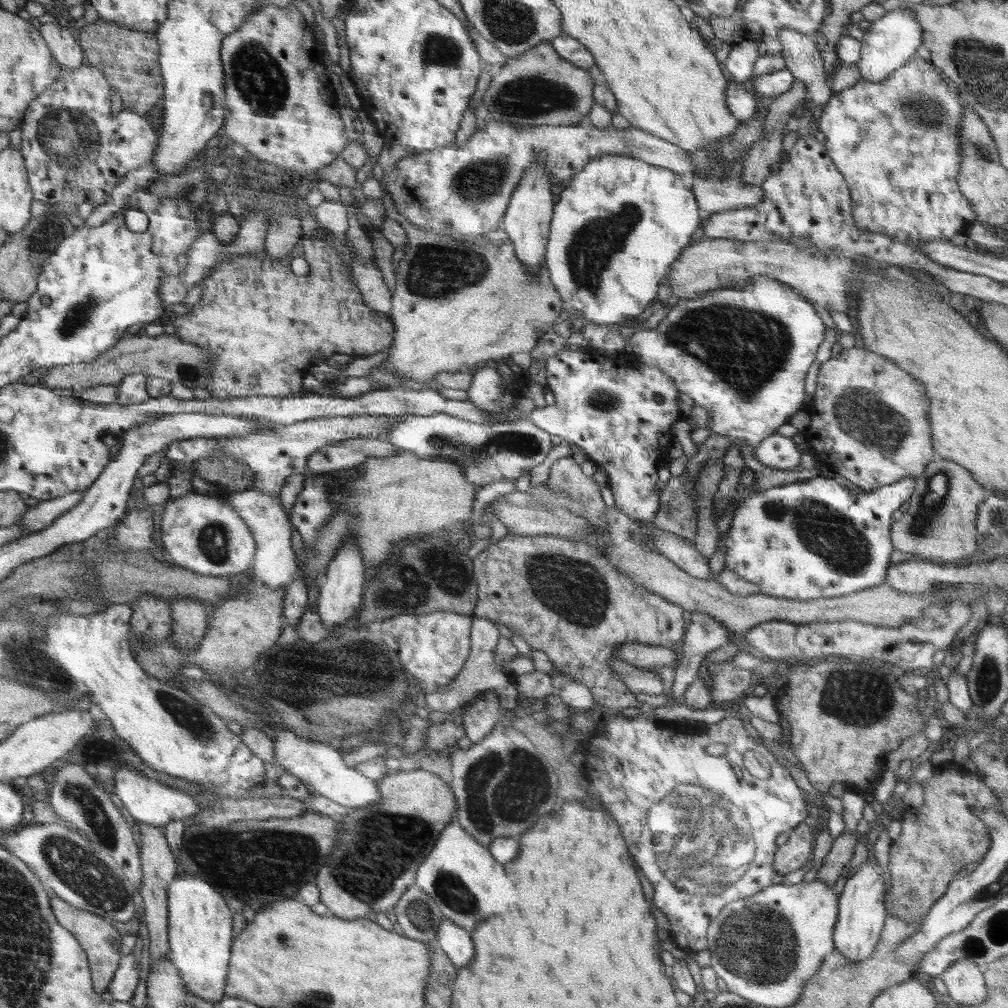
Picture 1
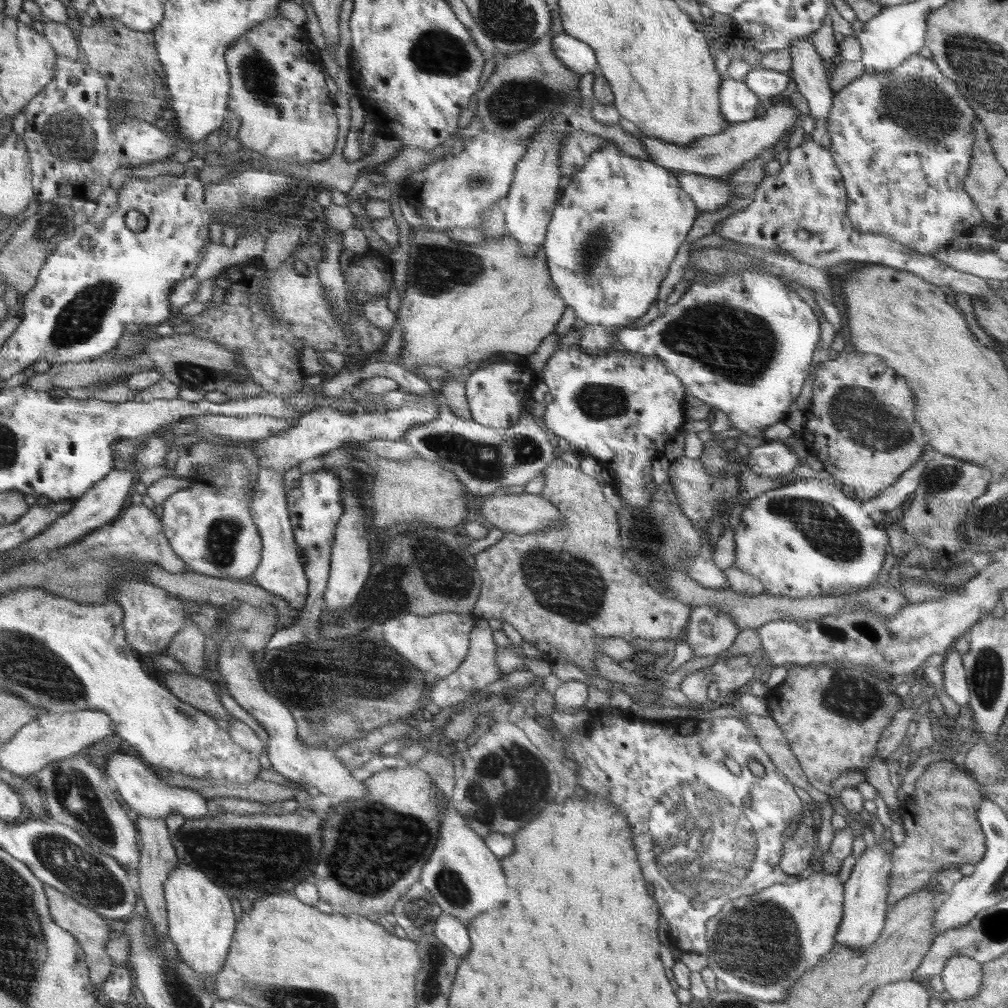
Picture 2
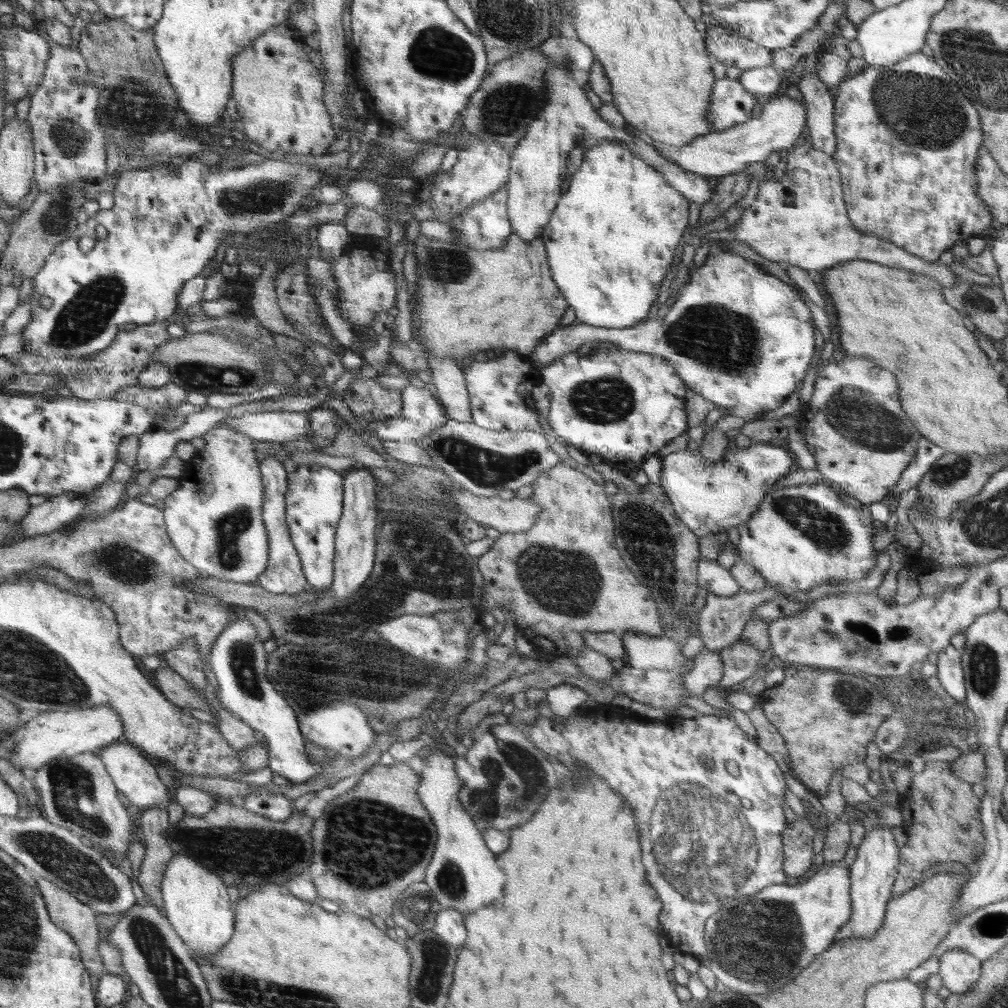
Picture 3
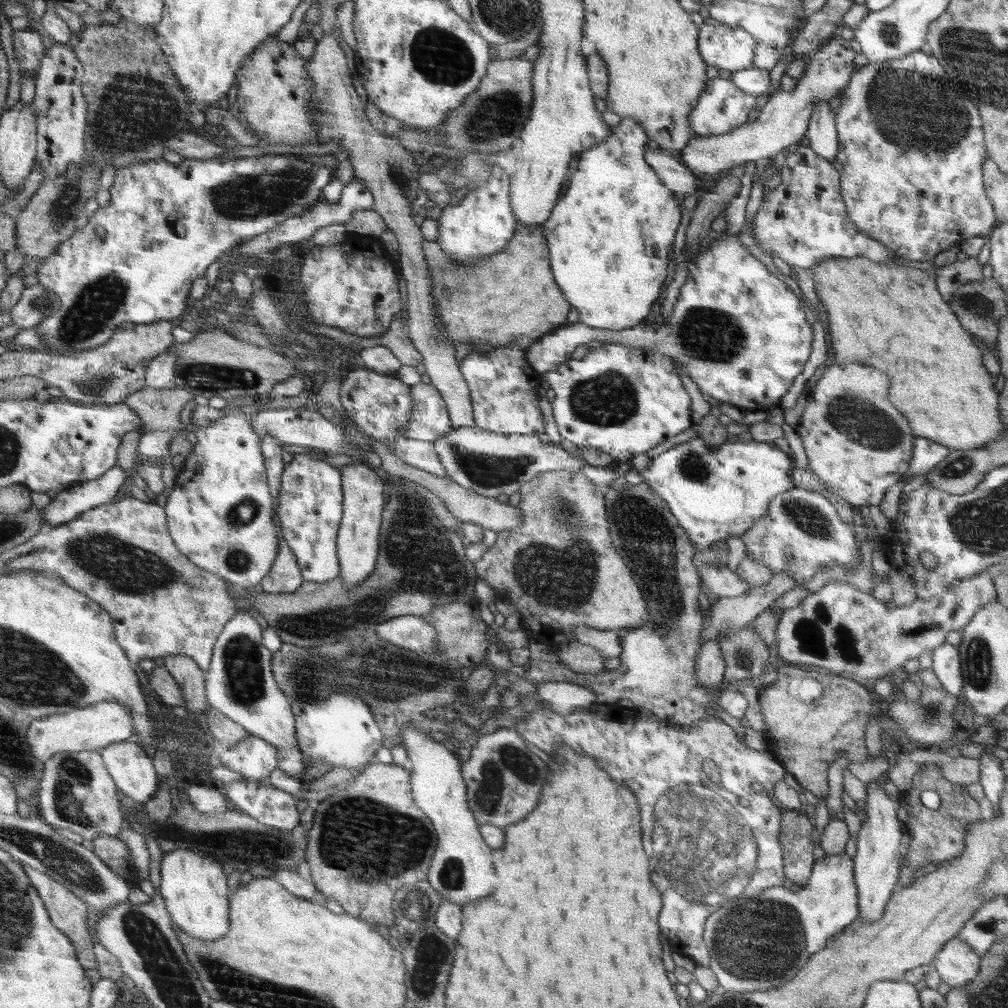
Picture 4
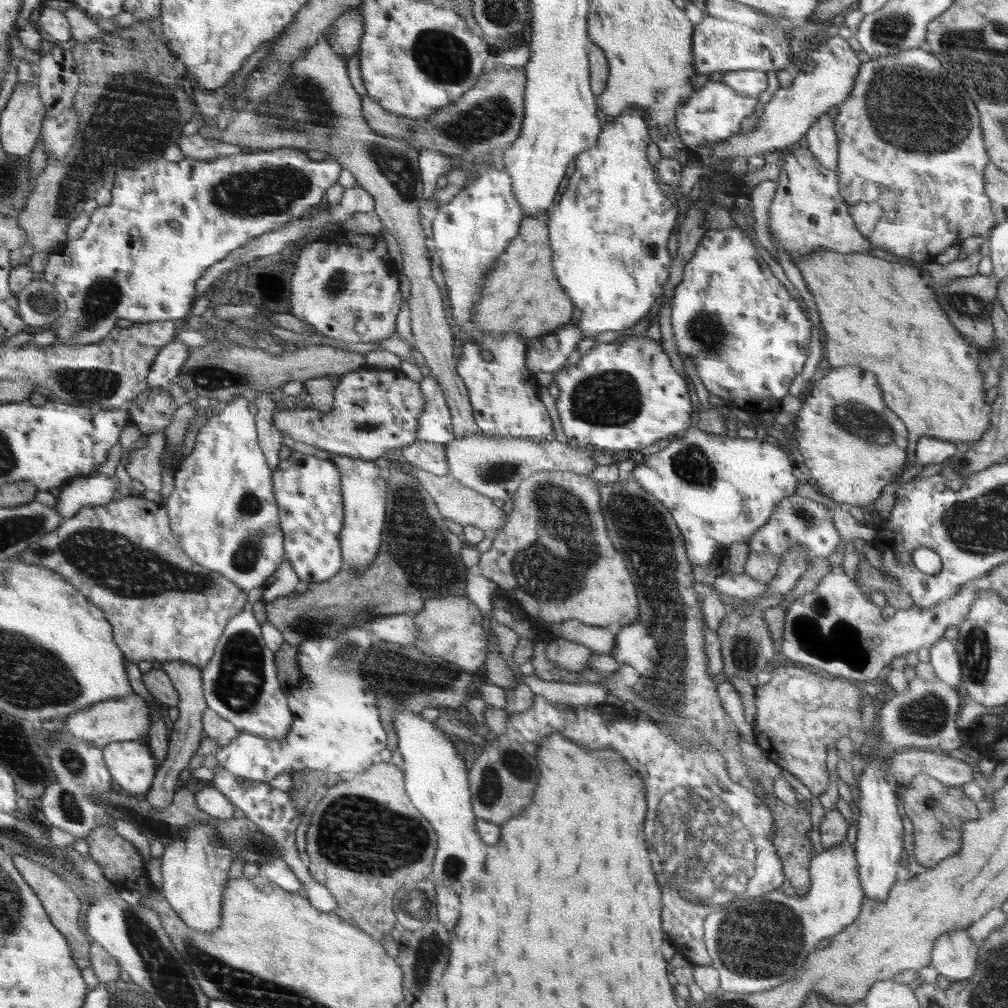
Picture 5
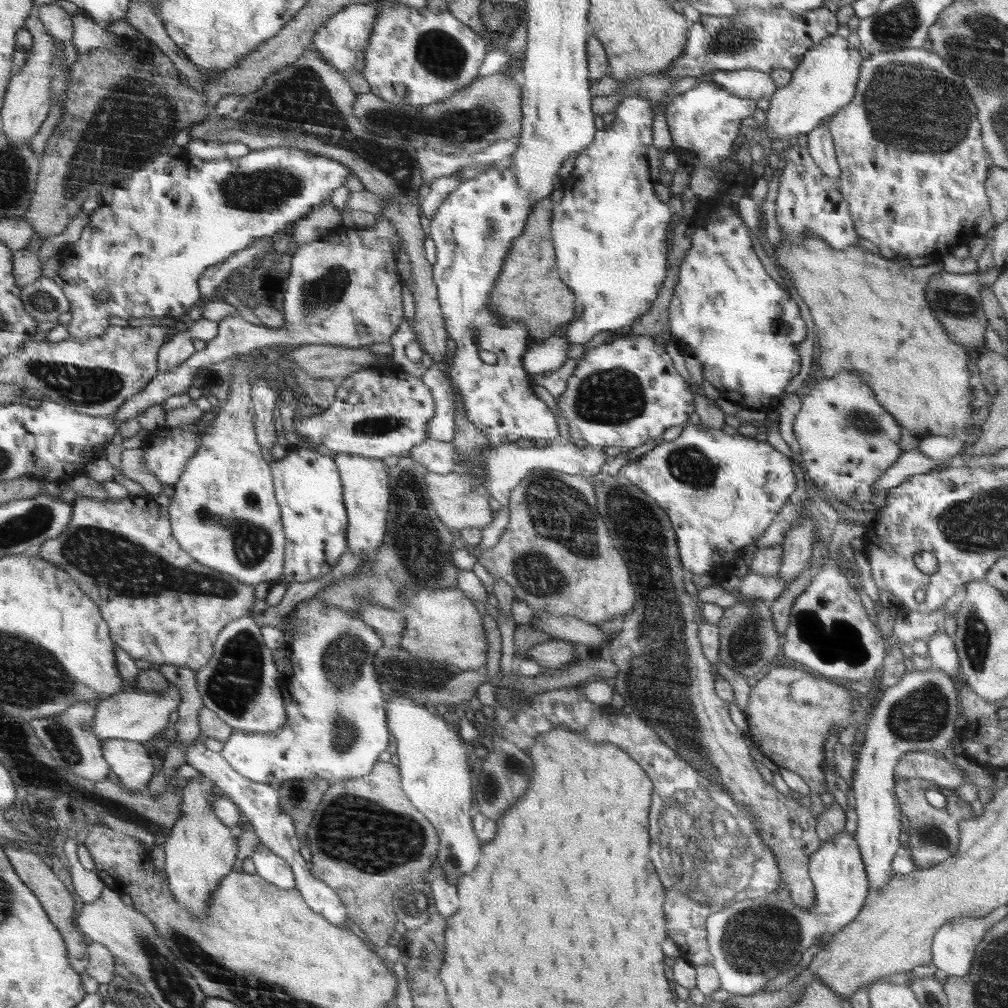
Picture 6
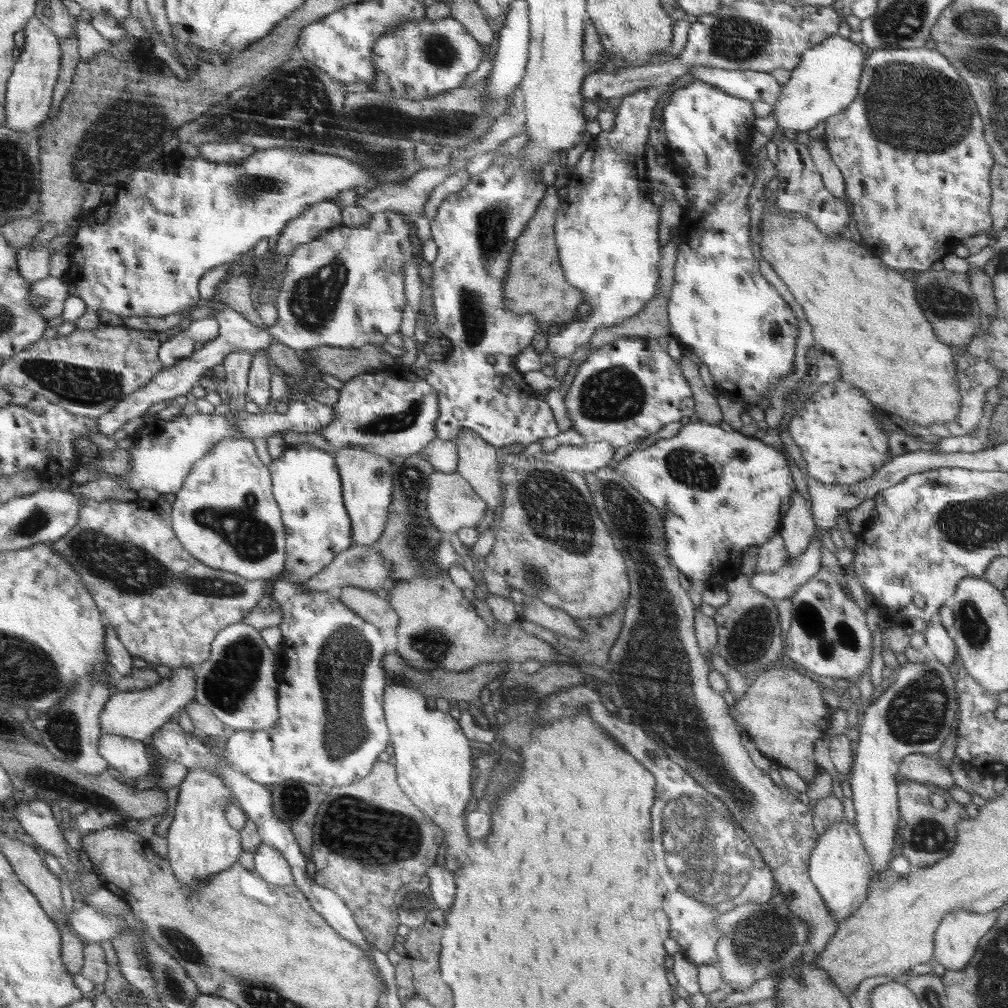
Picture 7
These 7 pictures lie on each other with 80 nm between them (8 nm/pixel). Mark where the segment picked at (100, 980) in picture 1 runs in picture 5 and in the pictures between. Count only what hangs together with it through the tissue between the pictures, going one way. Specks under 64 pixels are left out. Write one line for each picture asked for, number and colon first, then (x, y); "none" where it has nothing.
2: (86, 927)
3: (67, 912)
4: (68, 912)
5: (63, 905)

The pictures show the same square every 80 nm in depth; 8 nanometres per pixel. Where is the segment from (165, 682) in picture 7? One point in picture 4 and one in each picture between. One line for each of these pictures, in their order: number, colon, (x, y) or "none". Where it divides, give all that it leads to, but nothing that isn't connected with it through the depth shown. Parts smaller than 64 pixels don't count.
4: (97, 726)
5: (122, 719)
6: (136, 715)

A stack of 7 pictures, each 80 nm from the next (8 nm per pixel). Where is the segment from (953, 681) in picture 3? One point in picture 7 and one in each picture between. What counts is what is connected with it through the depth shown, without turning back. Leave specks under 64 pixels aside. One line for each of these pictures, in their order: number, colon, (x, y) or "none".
4: (946, 663)
5: (944, 658)
6: (942, 652)
7: (939, 640)

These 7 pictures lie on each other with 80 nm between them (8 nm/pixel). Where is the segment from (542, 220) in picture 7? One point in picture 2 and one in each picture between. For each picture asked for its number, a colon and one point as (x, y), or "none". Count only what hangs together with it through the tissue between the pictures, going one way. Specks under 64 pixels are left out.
2: (463, 302)
3: (507, 300)
4: (512, 297)
5: (522, 294)
6: (530, 290)

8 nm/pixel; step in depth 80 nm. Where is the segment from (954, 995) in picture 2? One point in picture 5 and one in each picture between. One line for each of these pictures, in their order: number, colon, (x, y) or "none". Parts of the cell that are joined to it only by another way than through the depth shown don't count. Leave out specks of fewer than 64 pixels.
3: (959, 970)
4: (957, 964)
5: (954, 954)

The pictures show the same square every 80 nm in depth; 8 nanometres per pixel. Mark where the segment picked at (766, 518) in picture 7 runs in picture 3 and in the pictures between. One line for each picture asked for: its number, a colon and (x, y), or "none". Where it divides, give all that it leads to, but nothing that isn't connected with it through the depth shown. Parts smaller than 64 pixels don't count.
3: (710, 497)
4: (716, 493)
5: (720, 490)
6: (721, 492)

